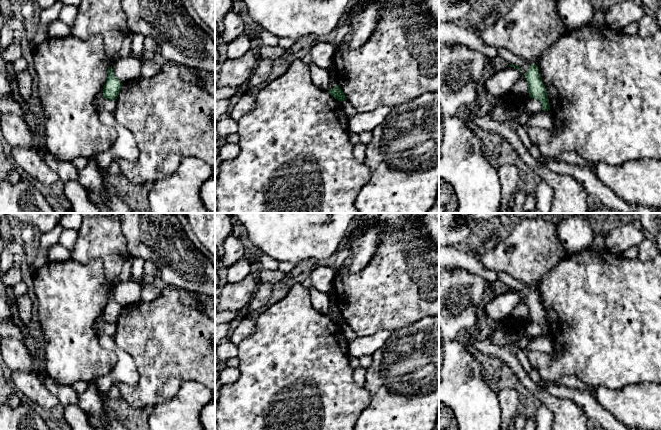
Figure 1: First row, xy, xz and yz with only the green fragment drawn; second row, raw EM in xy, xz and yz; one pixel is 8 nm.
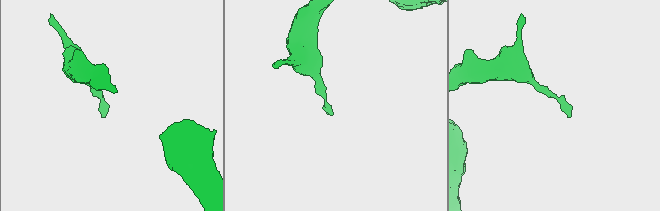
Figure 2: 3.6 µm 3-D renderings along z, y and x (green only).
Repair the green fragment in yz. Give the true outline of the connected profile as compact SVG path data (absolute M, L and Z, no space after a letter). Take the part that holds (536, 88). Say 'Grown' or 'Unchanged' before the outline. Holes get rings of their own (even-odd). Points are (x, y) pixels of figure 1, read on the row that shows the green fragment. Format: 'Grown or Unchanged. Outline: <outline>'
Unchanged. Outline: M531 64L524 76L528 82L530 98L540 101L542 104L542 110L550 110L548 94L540 77L538 66L536 64Z

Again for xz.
Unchanged. Outline: M337 85L336 87L334 87L333 89L329 90L329 93L338 101L342 102L344 100L346 100L346 96L343 93L342 89L339 87L339 85Z

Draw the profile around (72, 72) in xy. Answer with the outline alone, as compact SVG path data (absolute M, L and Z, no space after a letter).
M72 34L63 38L48 38L33 49L33 65L46 117L41 131L48 152L55 158L68 162L80 156L89 158L114 144L116 130L100 121L99 111L94 105L96 97L103 92L108 68L113 62L105 54L103 40L98 35L86 40Z

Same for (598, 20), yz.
M596 10L590 22L592 27L602 27L605 24L605 14L600 10Z

